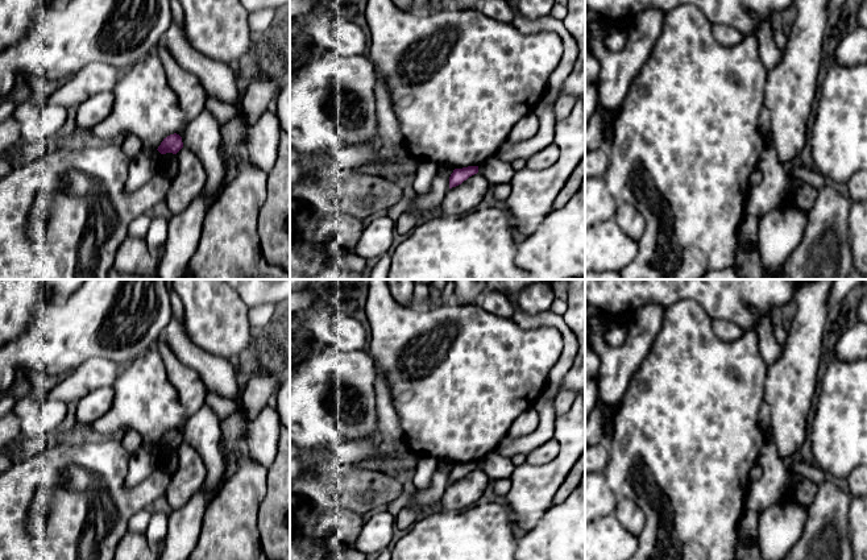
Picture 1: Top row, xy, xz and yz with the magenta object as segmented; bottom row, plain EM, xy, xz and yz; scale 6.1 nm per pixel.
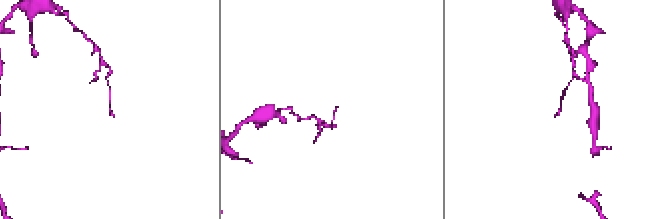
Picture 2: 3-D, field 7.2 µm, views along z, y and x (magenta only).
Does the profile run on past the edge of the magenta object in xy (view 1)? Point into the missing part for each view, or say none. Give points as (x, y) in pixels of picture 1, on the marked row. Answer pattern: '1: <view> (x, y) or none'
1: none

